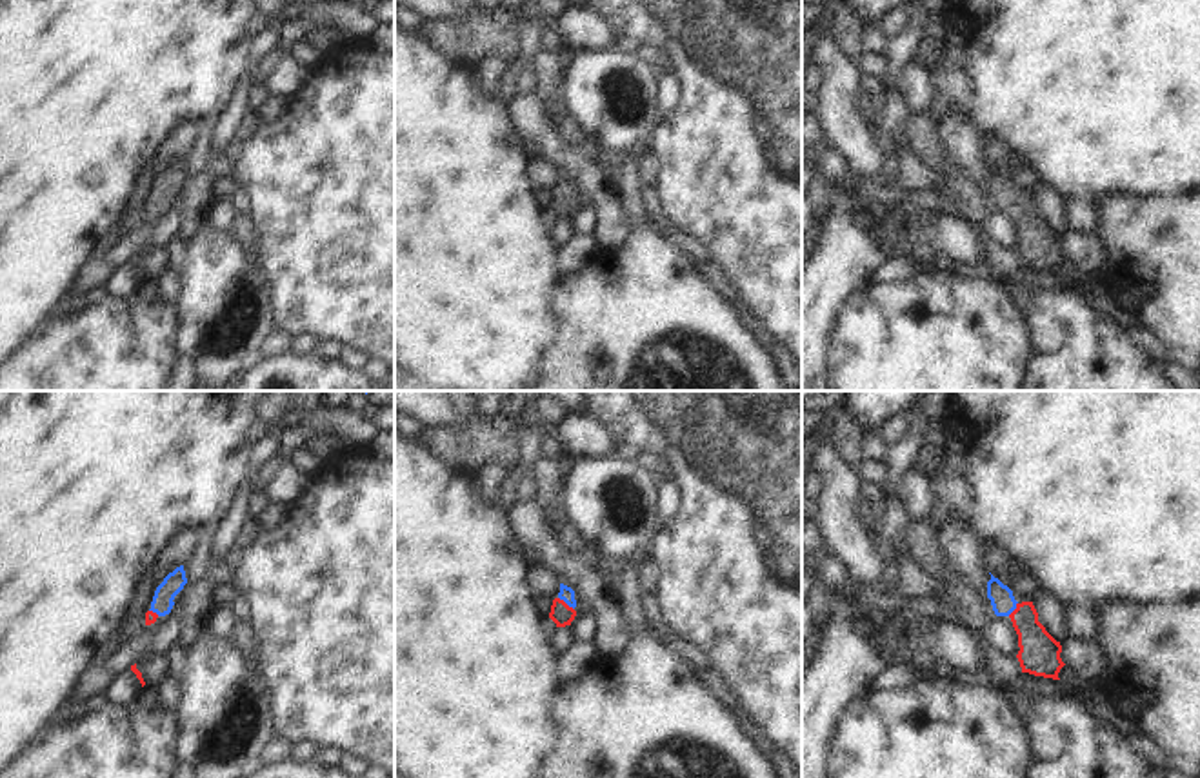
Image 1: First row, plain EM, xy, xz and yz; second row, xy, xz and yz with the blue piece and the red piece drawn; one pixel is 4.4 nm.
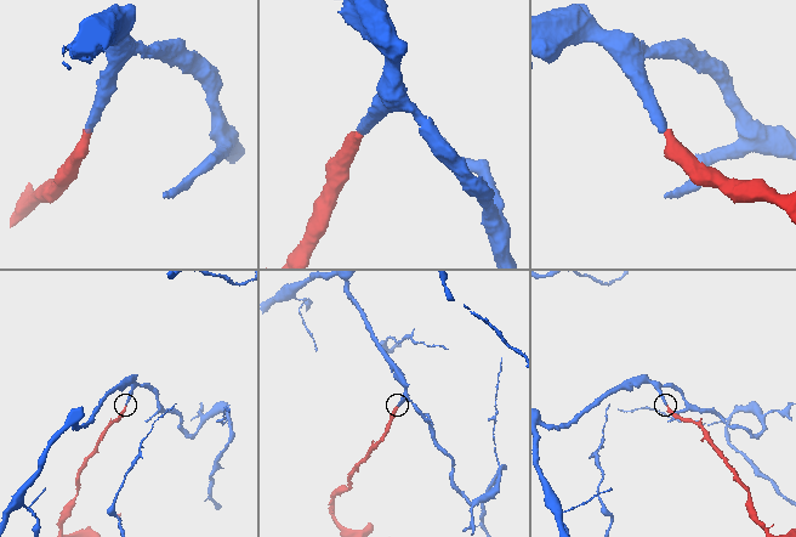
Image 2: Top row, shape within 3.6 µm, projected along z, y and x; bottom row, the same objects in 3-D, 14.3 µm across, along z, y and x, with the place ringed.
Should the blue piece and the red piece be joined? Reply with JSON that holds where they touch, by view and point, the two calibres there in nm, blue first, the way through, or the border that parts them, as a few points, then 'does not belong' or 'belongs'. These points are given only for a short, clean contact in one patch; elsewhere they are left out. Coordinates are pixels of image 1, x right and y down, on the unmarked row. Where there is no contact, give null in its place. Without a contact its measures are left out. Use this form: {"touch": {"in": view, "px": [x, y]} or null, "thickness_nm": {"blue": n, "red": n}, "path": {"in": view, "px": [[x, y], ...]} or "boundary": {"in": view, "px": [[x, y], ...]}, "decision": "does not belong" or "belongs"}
{"touch": {"in": "xz", "px": [566, 195]}, "thickness_nm": {"blue": 70, "red": 100}, "path": {"in": "xz", "px": [[566, 186], [566, 195], [562, 208]]}, "decision": "belongs"}

